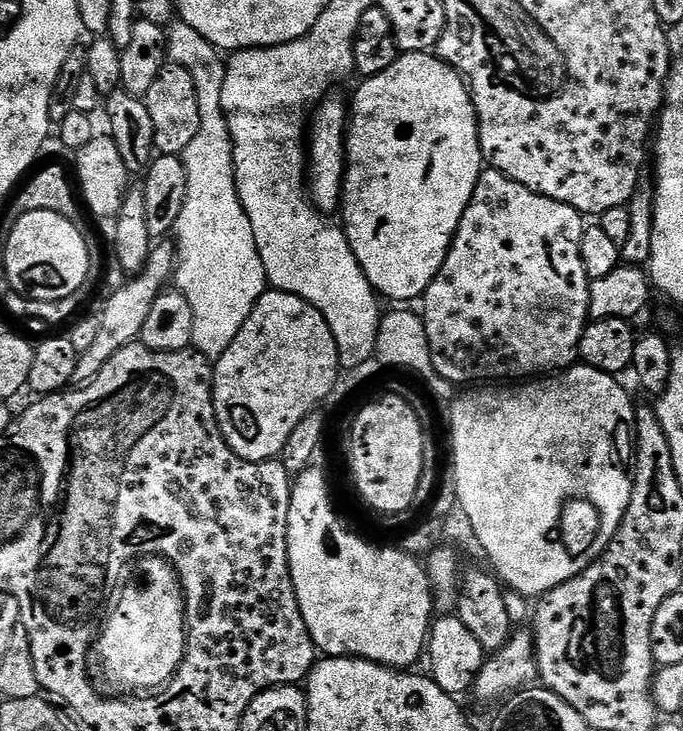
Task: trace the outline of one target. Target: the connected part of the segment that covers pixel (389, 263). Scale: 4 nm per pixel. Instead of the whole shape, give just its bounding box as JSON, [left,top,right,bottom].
[342,52,486,301]

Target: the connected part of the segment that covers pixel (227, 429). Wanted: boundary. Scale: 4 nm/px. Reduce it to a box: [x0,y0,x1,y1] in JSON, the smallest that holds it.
[212,290,342,462]

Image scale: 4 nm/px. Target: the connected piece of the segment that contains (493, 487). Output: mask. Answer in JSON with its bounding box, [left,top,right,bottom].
[450,366,636,598]

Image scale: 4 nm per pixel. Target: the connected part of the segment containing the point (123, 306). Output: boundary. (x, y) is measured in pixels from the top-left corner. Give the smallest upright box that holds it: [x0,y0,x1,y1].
[72,243,175,385]

